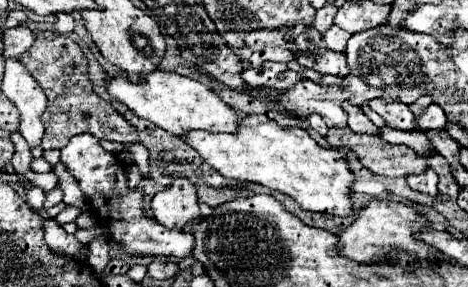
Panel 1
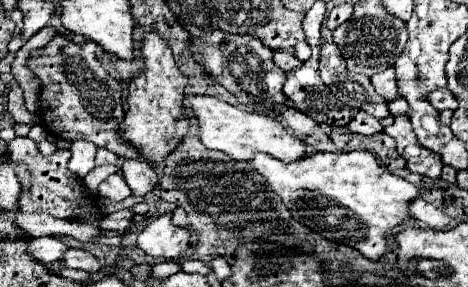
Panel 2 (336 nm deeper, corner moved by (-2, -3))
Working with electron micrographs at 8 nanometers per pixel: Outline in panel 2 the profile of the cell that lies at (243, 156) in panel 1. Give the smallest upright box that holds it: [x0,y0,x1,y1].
[250,152,420,260]

